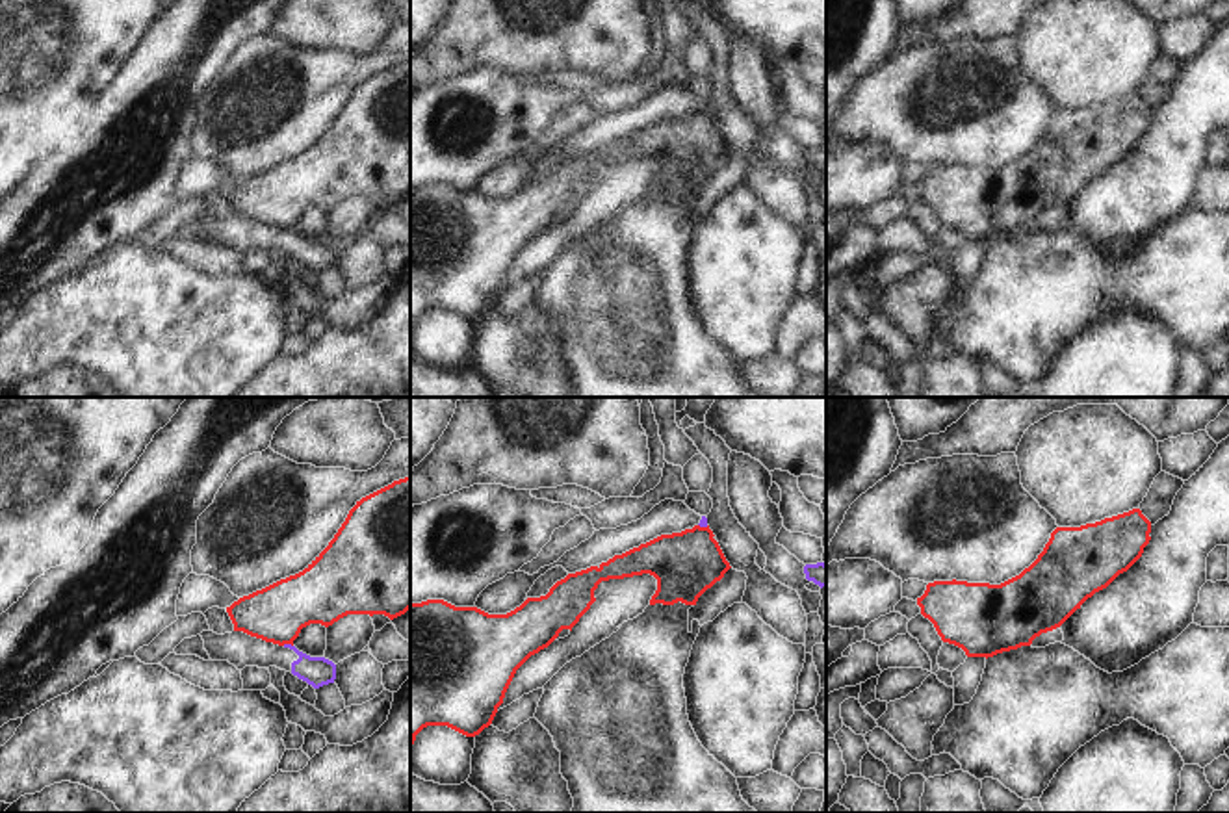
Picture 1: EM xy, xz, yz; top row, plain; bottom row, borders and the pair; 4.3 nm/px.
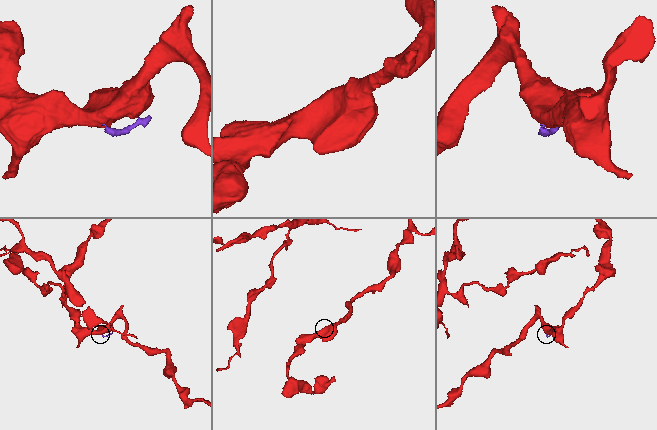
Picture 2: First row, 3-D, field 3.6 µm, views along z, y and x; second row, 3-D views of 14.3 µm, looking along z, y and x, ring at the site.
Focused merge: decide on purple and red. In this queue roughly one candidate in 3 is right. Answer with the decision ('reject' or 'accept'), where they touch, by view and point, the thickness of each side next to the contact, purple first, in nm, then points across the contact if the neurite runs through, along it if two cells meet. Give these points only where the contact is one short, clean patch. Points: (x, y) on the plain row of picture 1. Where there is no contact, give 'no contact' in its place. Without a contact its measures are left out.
reject; contact xy (288, 229); calibres 130 and 260 nm; border xy (283, 229), (292, 231)

